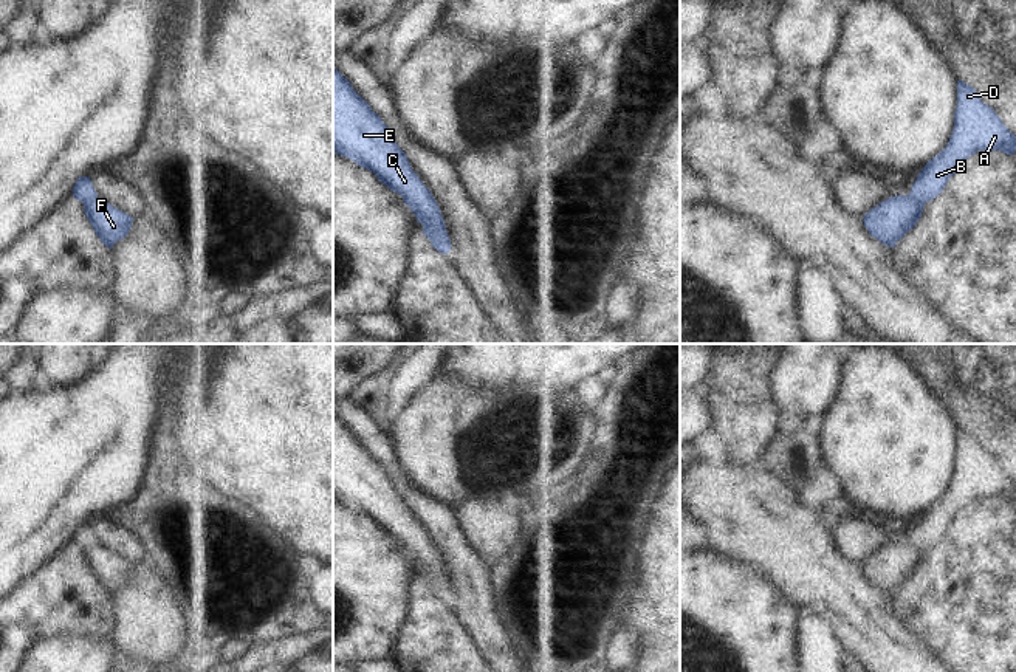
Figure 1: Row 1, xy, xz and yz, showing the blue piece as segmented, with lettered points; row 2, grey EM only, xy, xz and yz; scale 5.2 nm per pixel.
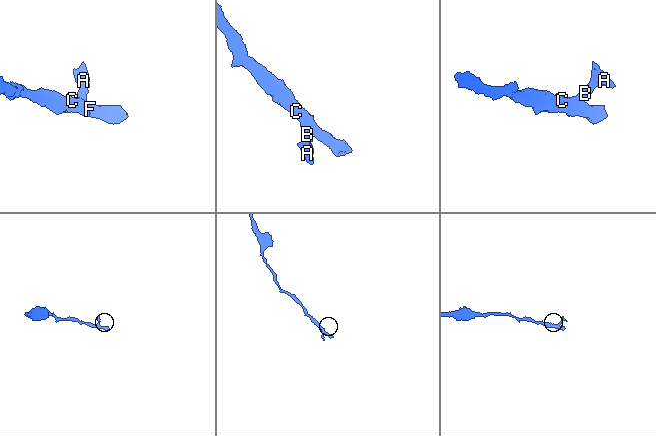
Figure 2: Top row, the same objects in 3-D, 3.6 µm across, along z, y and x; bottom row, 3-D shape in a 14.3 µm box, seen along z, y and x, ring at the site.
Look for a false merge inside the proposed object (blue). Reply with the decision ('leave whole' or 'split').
leave whole

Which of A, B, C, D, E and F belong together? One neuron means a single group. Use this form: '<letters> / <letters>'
A B C D E F

